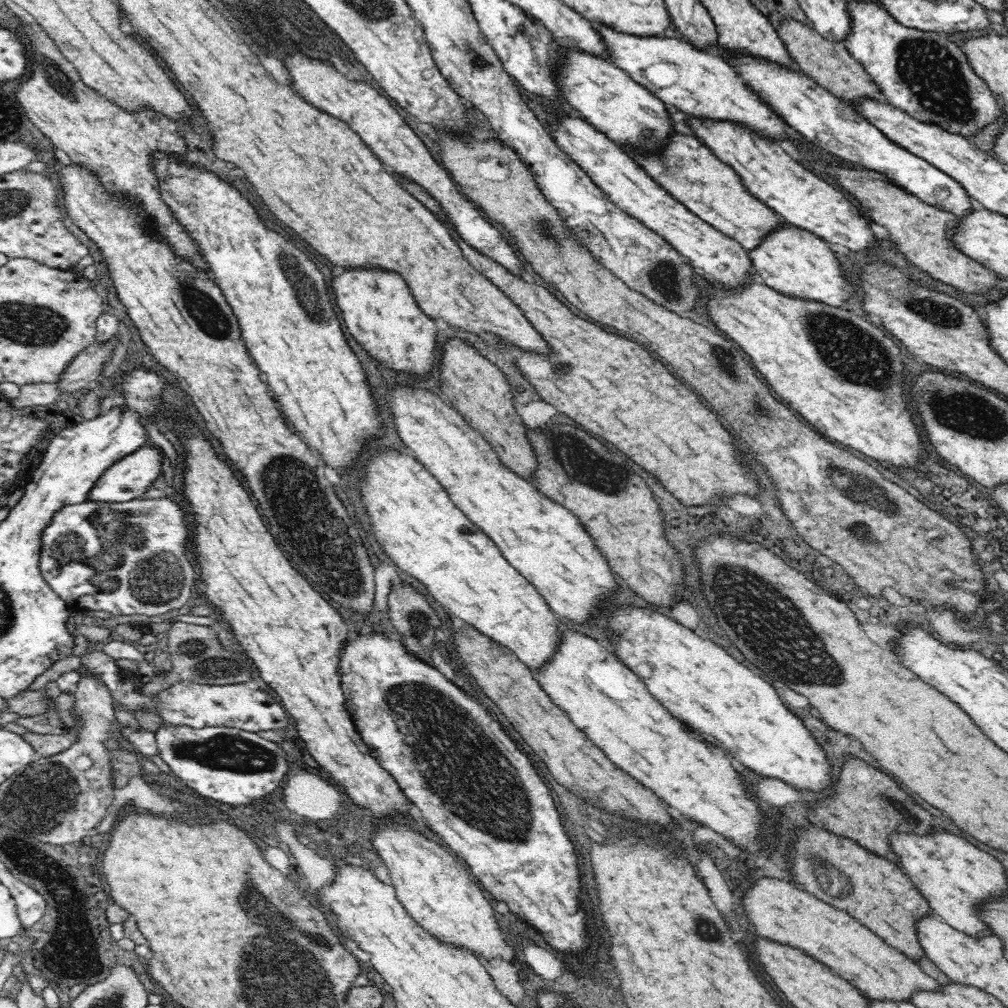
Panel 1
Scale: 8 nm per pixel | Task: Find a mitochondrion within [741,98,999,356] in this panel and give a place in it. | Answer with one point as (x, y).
(939, 312)

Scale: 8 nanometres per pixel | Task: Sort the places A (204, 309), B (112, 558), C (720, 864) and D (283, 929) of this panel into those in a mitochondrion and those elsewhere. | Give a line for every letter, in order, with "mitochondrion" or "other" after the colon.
A: mitochondrion
B: mitochondrion
C: other
D: mitochondrion

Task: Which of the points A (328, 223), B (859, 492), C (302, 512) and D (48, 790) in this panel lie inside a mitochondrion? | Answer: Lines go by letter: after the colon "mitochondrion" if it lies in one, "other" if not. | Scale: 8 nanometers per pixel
A: other
B: mitochondrion
C: mitochondrion
D: mitochondrion

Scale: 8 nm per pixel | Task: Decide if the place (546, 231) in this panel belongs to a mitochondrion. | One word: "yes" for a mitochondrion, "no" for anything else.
no

